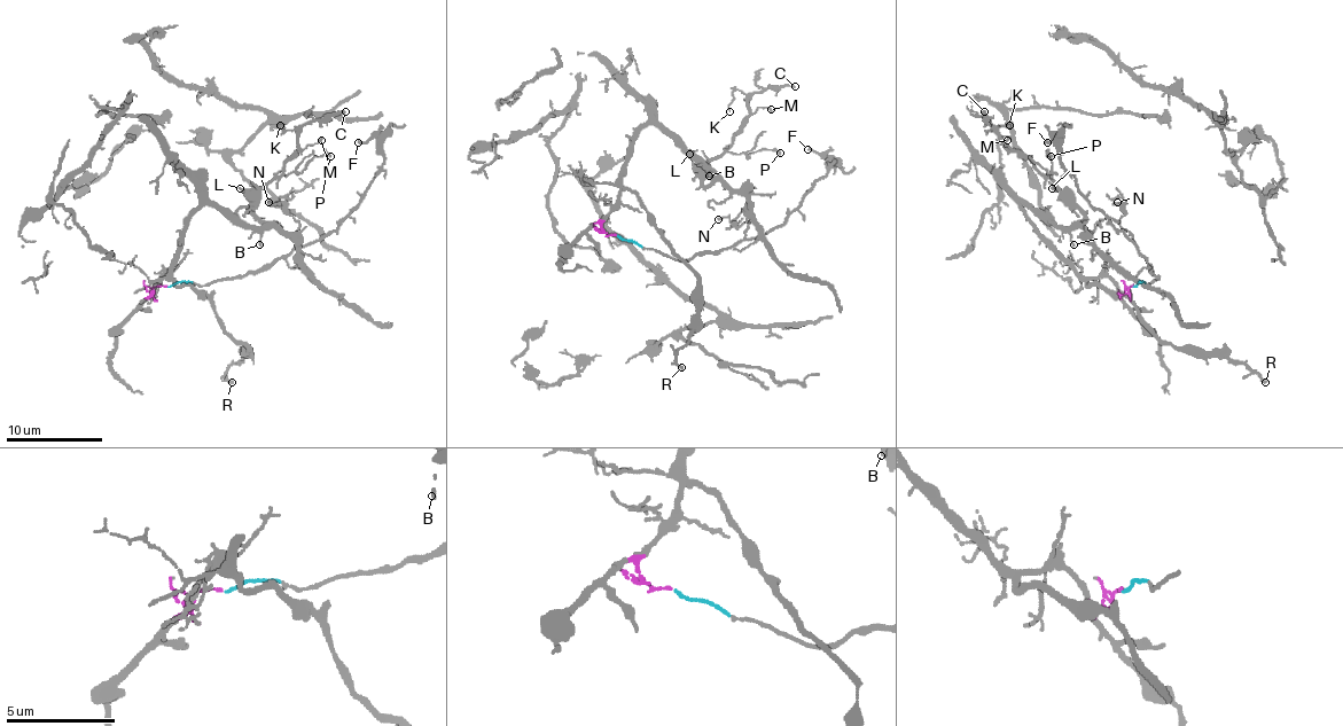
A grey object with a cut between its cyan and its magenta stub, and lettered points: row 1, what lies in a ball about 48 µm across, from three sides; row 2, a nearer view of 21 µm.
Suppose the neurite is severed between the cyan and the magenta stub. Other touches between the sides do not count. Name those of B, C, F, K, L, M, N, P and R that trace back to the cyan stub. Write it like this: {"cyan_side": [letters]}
{"cyan_side": ["F", "N"]}

